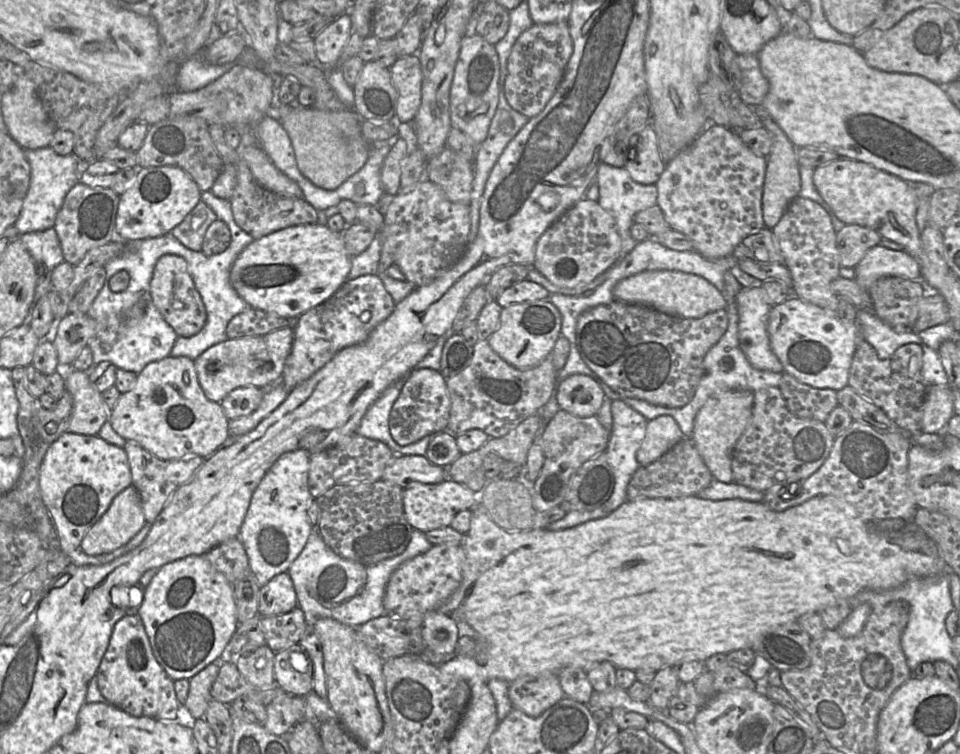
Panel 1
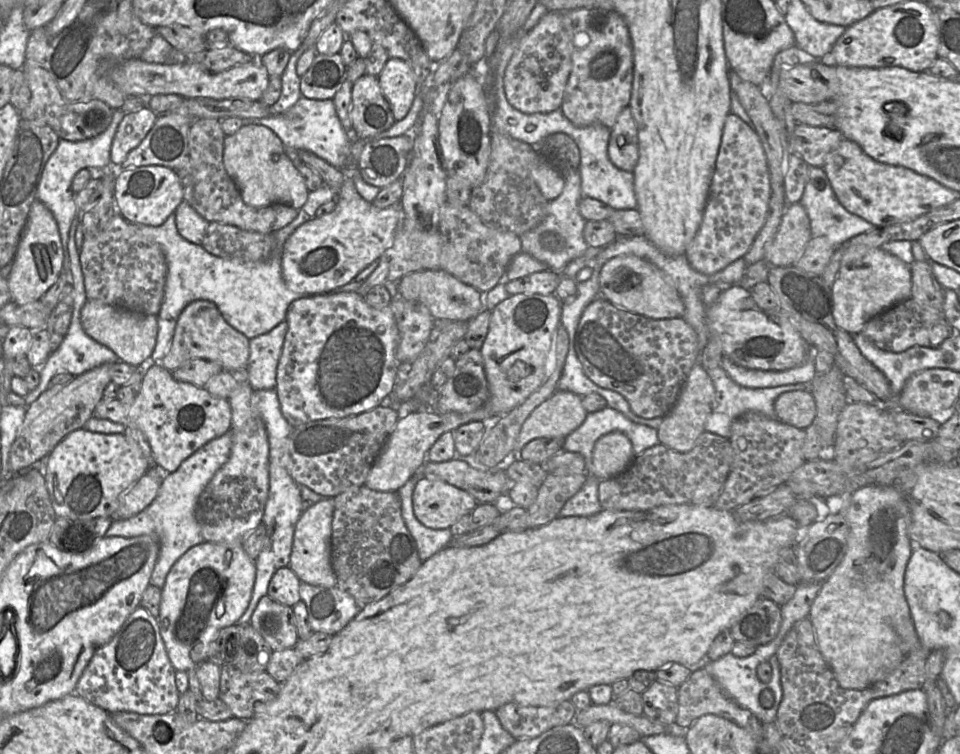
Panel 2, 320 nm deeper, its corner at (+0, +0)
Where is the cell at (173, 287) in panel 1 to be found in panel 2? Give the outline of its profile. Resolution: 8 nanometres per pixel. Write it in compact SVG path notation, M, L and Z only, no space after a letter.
M208 300L192 301L182 310L182 312L180 313L180 315L177 319L177 322L176 322L175 331L174 331L172 341L171 341L170 346L167 349L163 359L161 361L153 361L153 362L158 362L165 369L173 372L176 368L181 366L186 361L191 360L191 359L195 359L195 358L200 358L200 359L205 359L205 360L210 360L210 361L216 362L221 366L222 370L229 371L229 372L236 374L239 379L245 379L245 370L246 370L246 366L247 366L247 362L248 362L248 358L249 358L249 339L245 335L243 335L242 333L240 333L239 331L234 329L232 326L230 326L222 317L217 306L213 302L208 301Z

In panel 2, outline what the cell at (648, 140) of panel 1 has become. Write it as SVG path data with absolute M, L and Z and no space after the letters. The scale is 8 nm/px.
M629 107L619 113L610 129L608 157L614 166L627 172L633 172L638 163L638 129Z

